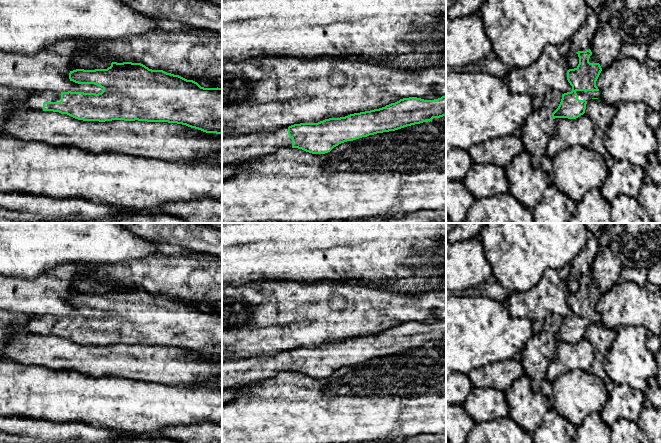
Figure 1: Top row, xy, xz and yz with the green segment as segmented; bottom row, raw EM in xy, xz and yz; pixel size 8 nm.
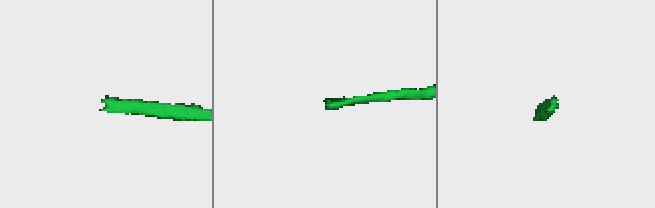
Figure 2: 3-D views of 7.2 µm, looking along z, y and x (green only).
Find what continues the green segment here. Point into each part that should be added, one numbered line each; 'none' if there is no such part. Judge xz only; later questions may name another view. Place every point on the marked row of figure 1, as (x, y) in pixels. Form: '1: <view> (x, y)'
1: xz (235, 147)

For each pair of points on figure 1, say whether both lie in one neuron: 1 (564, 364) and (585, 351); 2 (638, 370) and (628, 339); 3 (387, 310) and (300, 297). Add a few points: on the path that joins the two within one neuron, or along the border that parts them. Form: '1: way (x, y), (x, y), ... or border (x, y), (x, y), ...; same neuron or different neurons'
1: way (569, 359), (572, 356), (580, 355); same neuron
2: way (631, 362), (629, 360), (629, 347); same neuron
3: way (365, 313), (361, 317), (322, 317); same neuron

